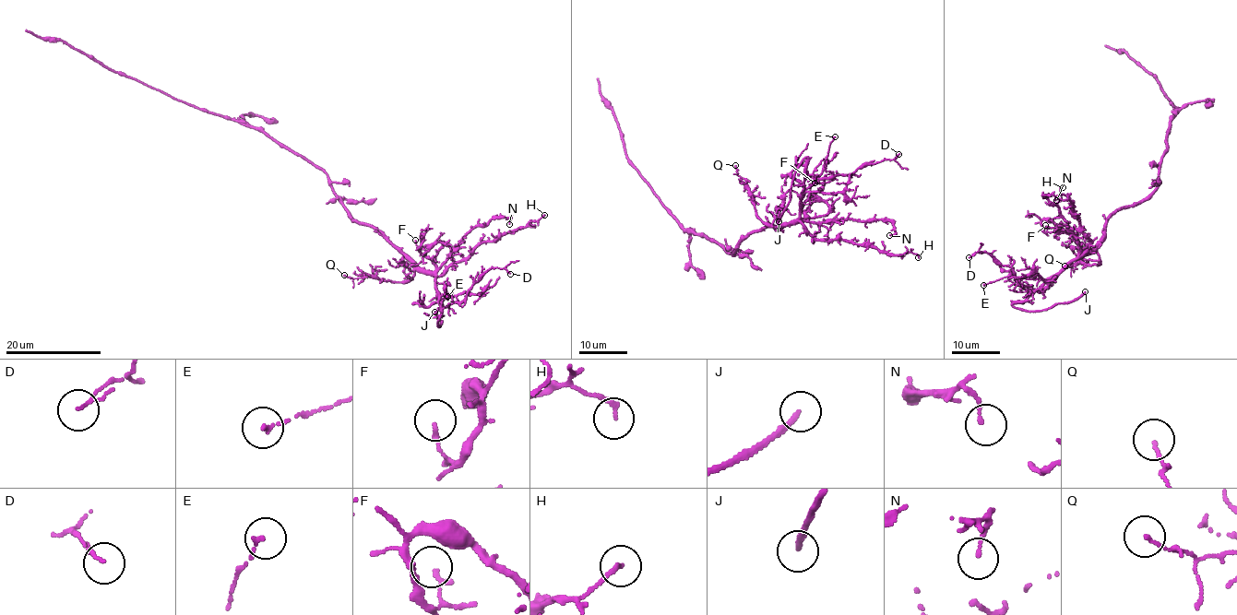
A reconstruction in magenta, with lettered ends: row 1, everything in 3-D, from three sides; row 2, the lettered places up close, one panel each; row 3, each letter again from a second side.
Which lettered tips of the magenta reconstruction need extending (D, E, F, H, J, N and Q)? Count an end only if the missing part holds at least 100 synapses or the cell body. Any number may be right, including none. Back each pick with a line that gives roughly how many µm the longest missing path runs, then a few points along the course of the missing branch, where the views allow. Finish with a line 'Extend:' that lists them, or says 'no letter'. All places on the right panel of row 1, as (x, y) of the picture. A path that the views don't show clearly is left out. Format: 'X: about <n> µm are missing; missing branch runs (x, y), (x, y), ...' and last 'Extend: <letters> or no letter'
J: about 15 µm are missing; missing branch runs (1085, 291), (1101, 274), (1108, 258), (1125, 243)
Extend: J

